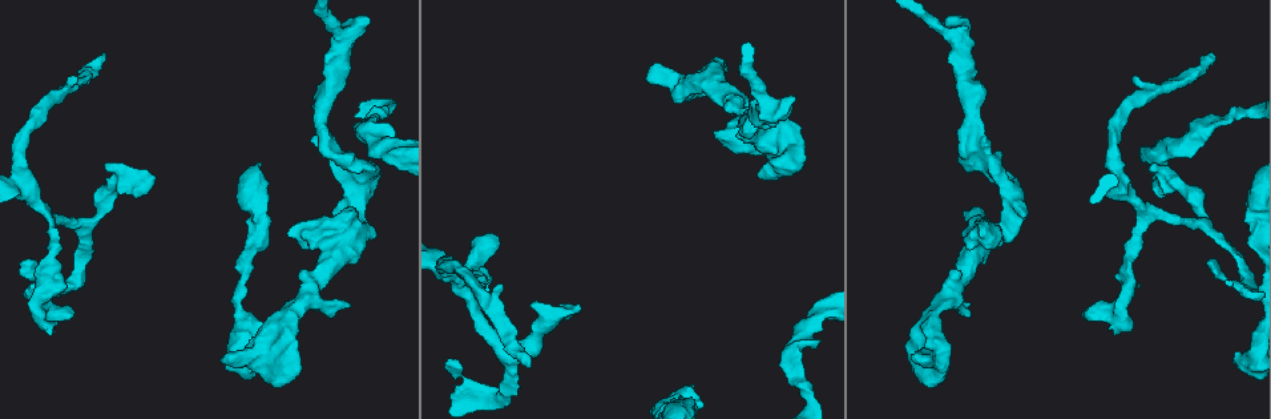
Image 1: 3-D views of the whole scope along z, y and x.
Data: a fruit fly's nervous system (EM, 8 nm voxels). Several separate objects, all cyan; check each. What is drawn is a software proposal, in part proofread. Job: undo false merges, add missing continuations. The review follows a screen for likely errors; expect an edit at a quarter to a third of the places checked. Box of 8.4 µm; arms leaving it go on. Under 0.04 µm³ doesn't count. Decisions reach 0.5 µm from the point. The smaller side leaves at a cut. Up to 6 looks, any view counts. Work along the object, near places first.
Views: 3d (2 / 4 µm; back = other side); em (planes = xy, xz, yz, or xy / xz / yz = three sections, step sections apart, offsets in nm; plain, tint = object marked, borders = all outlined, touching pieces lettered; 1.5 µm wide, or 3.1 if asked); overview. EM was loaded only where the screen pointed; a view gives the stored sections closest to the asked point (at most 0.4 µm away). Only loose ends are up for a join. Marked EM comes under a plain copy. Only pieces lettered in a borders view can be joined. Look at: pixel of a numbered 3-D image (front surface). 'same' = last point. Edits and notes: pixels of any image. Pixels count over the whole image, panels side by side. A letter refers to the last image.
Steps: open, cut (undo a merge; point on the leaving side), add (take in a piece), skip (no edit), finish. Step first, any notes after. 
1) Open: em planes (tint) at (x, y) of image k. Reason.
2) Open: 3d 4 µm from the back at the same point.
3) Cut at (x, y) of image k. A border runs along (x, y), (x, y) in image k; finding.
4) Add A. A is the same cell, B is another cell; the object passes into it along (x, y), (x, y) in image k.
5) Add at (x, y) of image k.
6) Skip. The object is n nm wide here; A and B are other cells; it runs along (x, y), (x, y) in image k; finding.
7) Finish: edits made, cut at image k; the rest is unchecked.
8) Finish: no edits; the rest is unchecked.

Open: em yz step 4 (borders) at (1212, 54) of image 1. An open end.

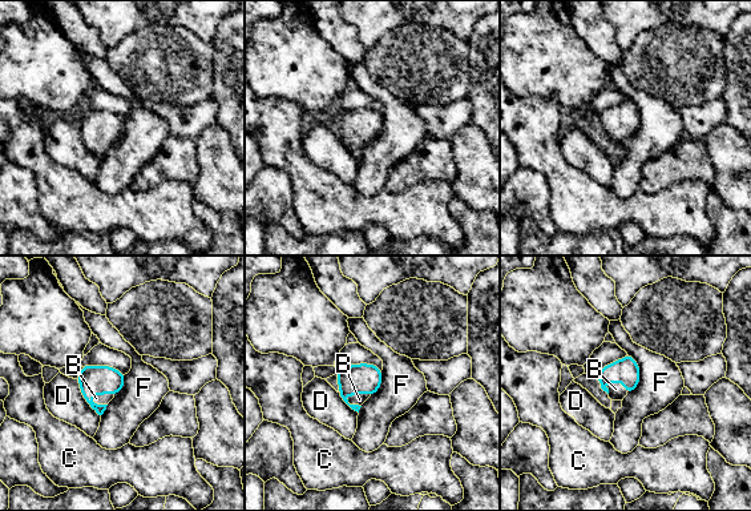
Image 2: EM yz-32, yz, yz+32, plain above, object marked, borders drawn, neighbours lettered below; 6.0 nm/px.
Open: em planes (borders) at the same point.

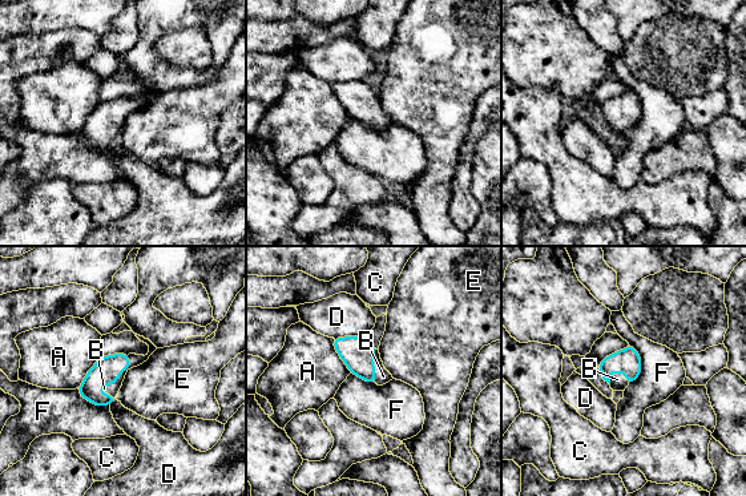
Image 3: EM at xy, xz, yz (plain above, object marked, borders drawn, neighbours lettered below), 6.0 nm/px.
Add B. B is the same cell, A, C, D, E and F are other cells; the neuron continues.

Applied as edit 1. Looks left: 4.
Open: overview.

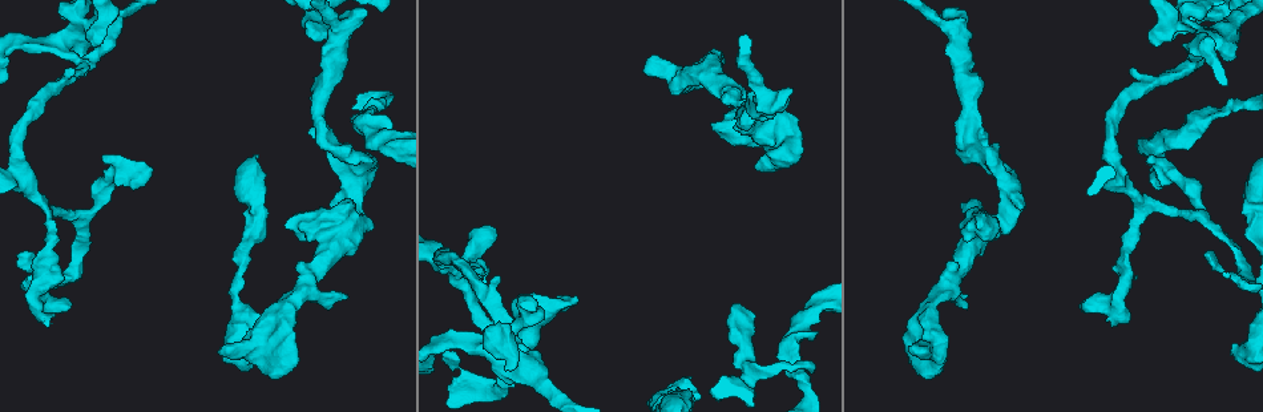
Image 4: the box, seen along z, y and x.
Open: 3d 2 µm at (688, 377) of image 4.

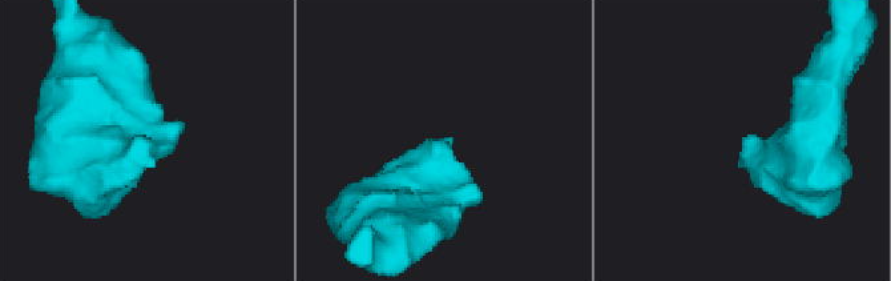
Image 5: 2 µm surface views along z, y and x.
Open: em xz step 8 (borders) at (154, 160) of image 5. Need the tissue.

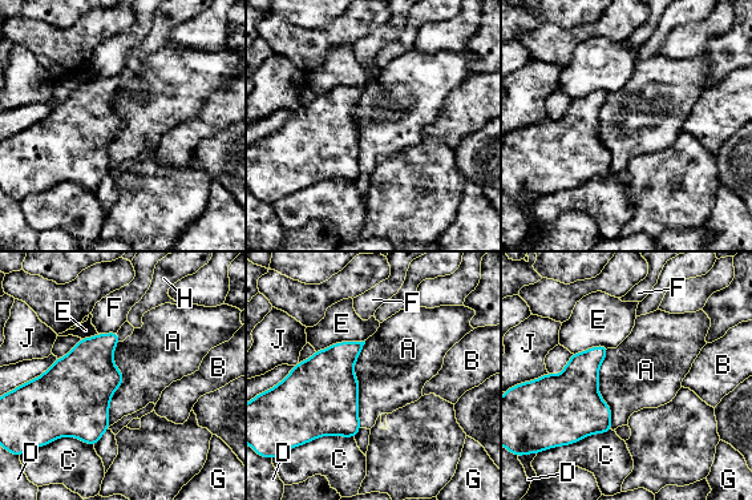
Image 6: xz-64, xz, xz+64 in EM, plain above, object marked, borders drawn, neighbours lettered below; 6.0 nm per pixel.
Open: em planes (borders) at the same point.

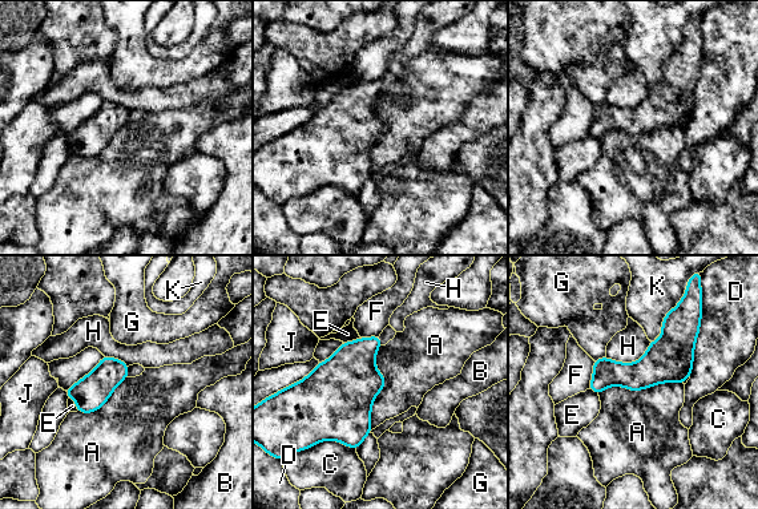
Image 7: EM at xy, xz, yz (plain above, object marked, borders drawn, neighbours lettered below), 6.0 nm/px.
Skip. The object is 200 nm wide here; A, B, C, D, E, F, G, H, J and K are other cells; a border runs along (684, 384), (608, 386), (599, 395) in image 7; no lettered piece goes on from it.

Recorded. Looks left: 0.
Finish: edits made, add at image 3; the rest is unchecked.

